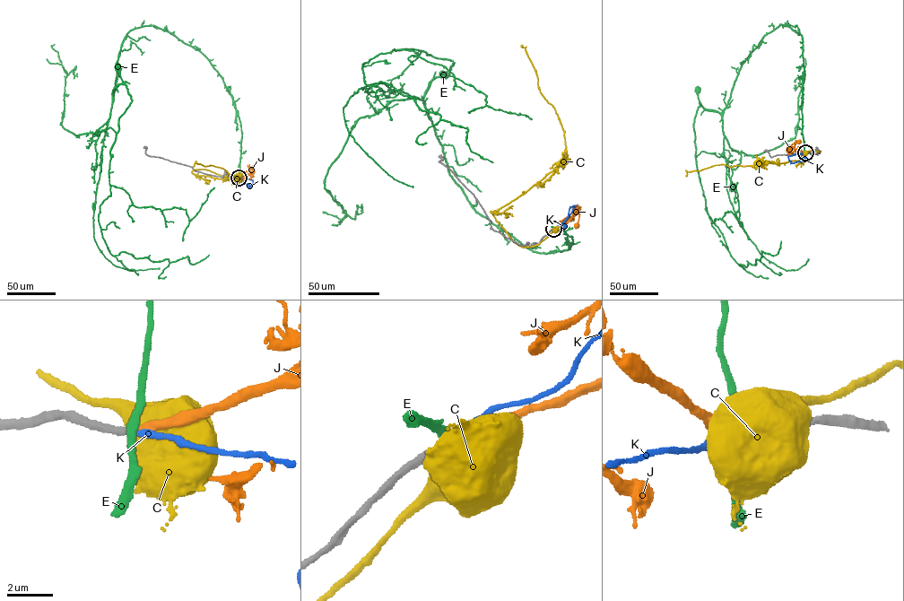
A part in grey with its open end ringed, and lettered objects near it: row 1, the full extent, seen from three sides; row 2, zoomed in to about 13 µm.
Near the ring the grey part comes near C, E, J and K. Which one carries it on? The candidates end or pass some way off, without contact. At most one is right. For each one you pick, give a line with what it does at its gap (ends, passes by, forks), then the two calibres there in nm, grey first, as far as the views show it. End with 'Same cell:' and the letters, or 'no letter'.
J: it ends | 320/320 nm
Same cell: J

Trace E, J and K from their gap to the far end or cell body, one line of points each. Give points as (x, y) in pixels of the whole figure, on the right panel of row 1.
E: (804, 152), (803, 40), (787, 25), (765, 35), (750, 53), (721, 112), (706, 109), (697, 91)
J: (805, 152), (791, 147), (799, 142)
K: (804, 152), (788, 157), (792, 162), (804, 159)

